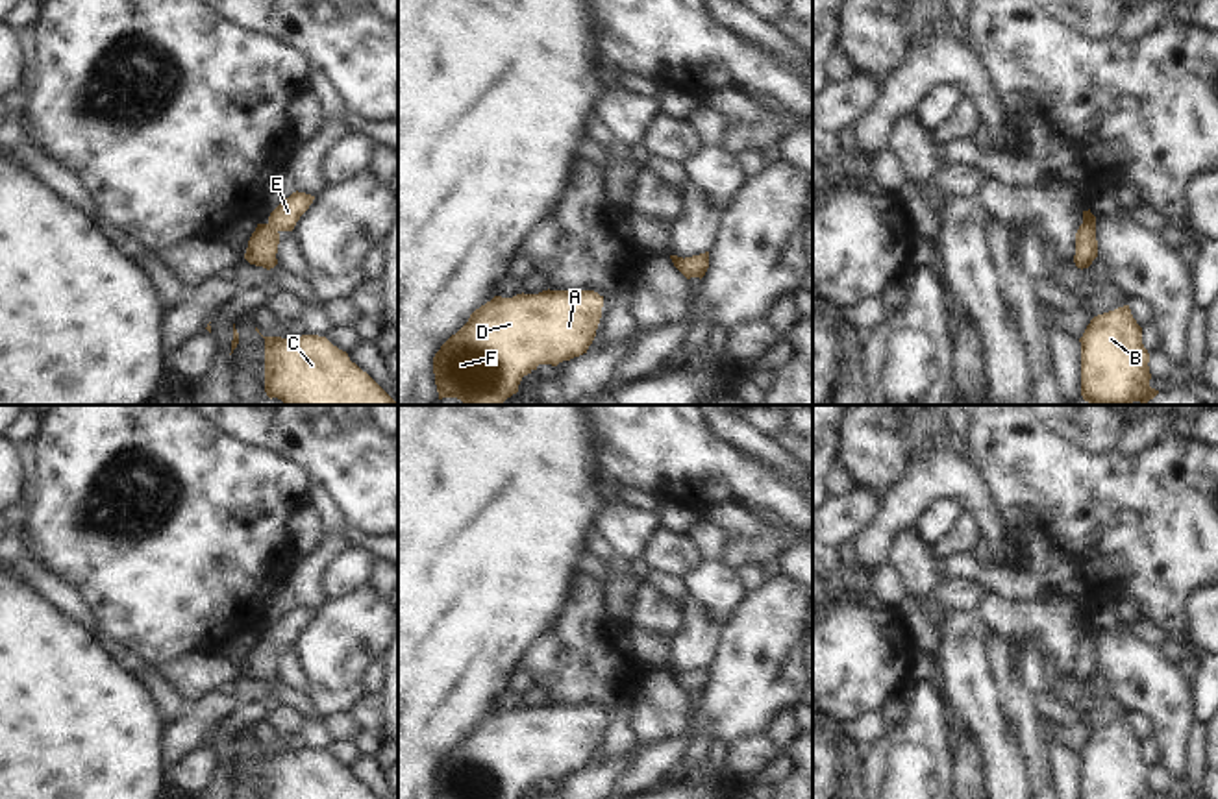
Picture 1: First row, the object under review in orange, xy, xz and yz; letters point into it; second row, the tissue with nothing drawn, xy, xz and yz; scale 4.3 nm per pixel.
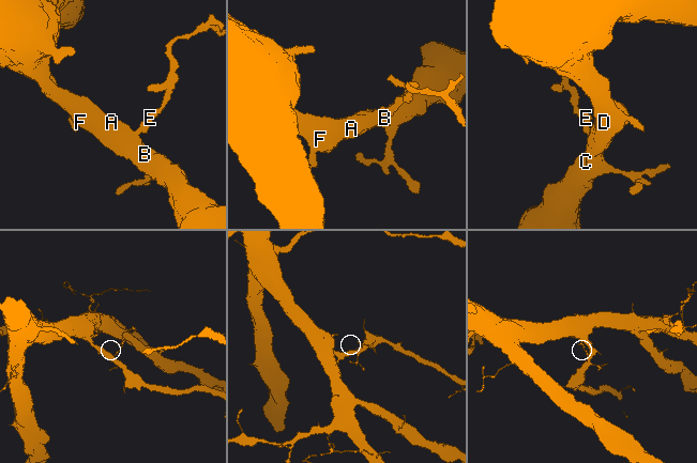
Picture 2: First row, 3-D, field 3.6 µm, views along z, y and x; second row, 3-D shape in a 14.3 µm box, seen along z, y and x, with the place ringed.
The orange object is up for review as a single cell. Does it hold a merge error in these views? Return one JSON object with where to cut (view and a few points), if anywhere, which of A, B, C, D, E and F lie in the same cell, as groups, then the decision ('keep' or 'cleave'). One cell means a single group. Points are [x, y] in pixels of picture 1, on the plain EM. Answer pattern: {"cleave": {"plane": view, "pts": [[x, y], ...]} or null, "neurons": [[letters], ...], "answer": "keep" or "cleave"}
{"cleave": null, "neurons": [["A", "B", "C", "D", "E", "F"]], "answer": "keep"}

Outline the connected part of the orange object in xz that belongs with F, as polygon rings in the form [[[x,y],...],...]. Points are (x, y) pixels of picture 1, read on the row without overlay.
[[[594,705],[494,710],[435,768],[435,799],[520,799],[539,779],[587,768],[602,721]]]

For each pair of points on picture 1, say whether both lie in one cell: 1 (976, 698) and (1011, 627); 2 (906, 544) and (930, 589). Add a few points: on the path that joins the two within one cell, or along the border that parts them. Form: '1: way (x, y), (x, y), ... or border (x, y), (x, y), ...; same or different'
1: border (978, 614), (987, 629); different
2: way (909, 555), (920, 577); same

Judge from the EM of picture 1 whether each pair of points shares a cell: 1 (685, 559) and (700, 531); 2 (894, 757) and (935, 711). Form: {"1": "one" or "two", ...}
{"1": "two", "2": "one"}

